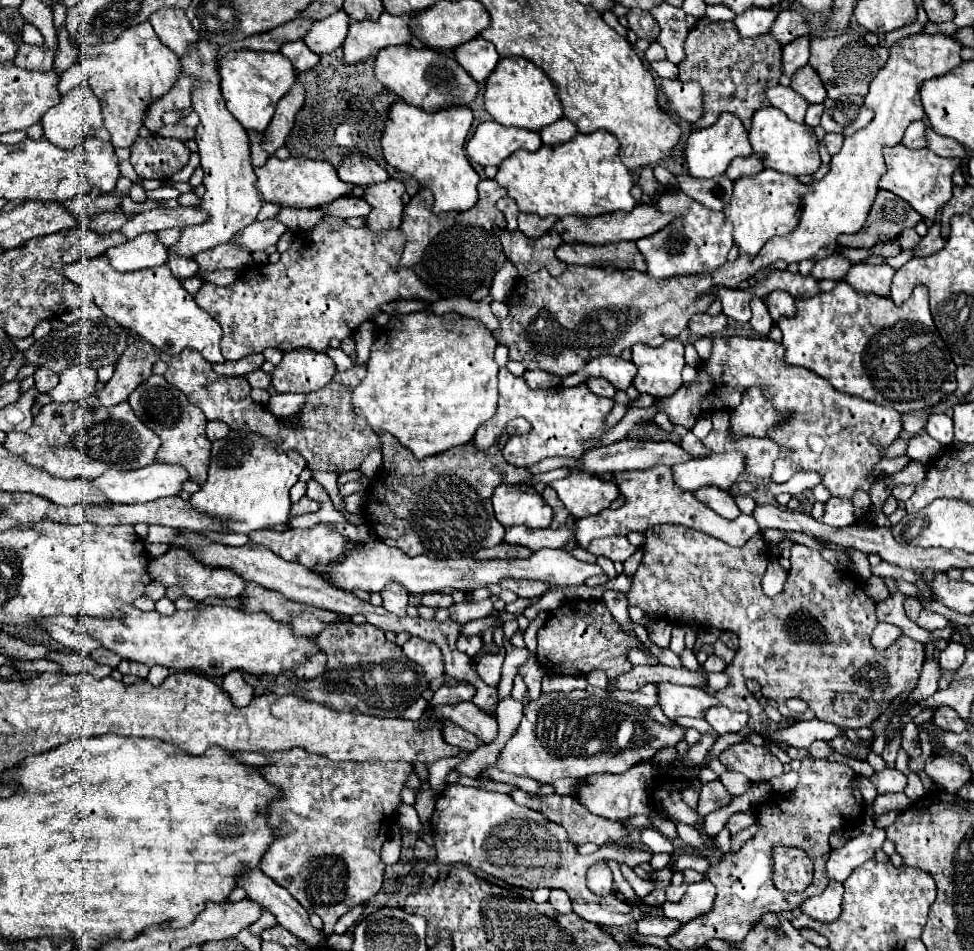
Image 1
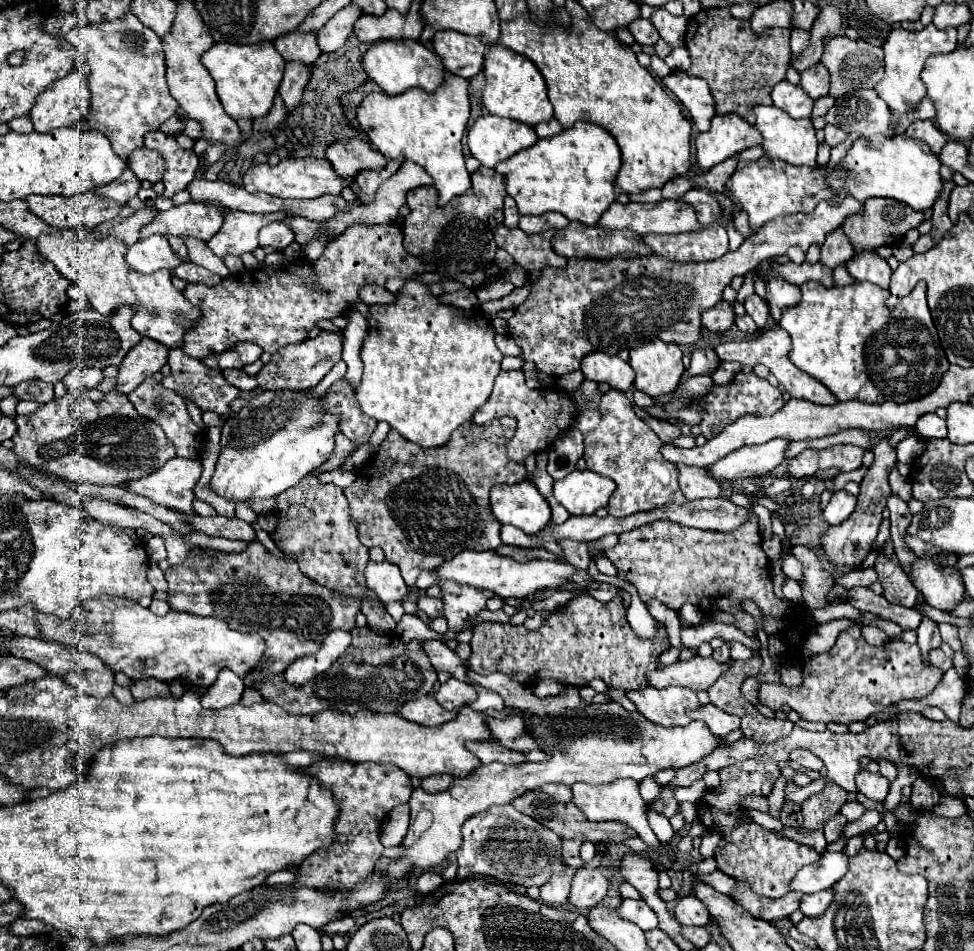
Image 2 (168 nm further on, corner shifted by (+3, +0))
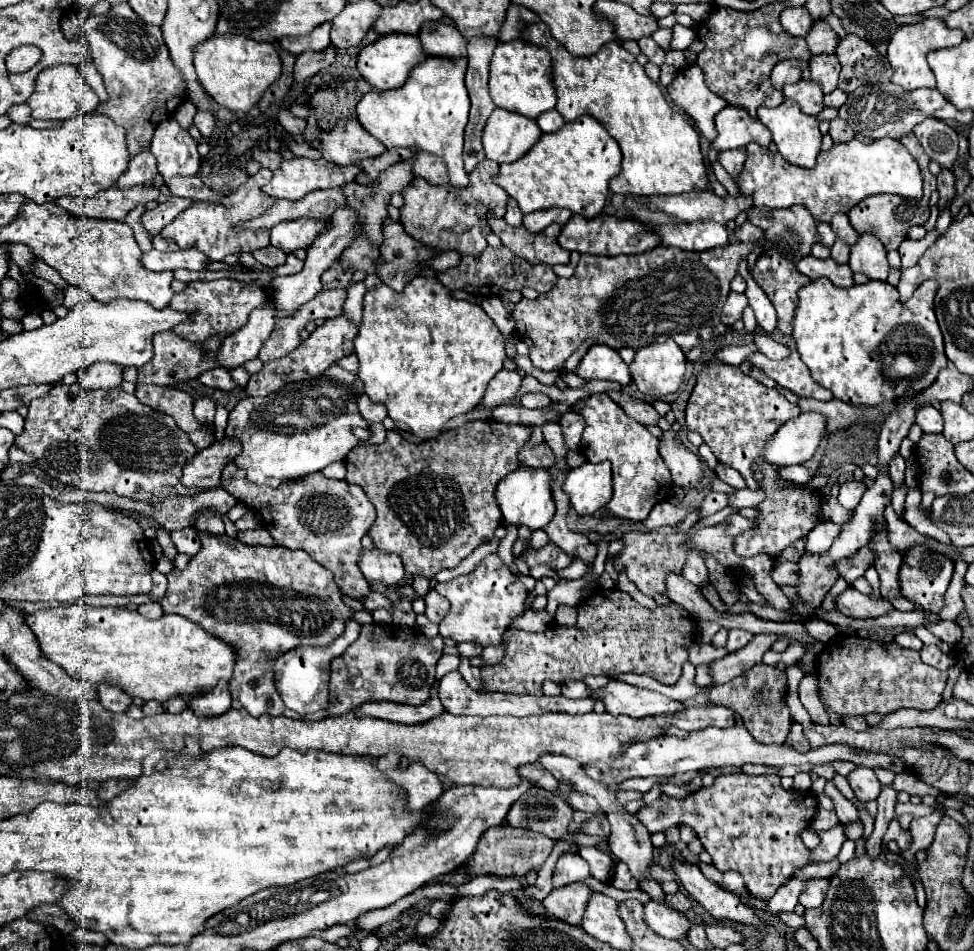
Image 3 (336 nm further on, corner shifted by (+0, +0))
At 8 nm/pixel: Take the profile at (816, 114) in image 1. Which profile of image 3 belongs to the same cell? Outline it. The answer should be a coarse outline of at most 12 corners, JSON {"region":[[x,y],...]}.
{"region":[[836,89],[824,95],[826,107],[842,107],[846,93]]}

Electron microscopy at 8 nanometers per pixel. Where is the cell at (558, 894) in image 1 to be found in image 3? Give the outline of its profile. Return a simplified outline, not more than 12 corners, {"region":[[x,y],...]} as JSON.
{"region":[[578,851],[562,853],[552,883],[558,889],[590,875]]}

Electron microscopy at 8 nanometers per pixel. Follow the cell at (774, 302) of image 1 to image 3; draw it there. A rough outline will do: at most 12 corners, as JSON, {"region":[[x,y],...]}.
{"region":[[802,205],[752,207],[746,219],[768,247],[750,275],[776,307],[778,331],[792,335],[794,267],[820,241]]}

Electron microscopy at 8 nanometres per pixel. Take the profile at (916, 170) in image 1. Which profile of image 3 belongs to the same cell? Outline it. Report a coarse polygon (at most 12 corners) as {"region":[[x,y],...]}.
{"region":[[852,139],[814,169],[750,143],[738,181],[754,207],[804,205],[818,221],[864,197],[922,197],[894,139]]}

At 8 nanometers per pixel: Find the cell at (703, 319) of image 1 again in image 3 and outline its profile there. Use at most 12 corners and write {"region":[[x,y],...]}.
{"region":[[730,291],[722,309],[724,325],[742,319],[746,295]]}

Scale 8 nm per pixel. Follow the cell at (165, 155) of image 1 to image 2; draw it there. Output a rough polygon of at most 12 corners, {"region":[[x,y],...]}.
{"region":[[149,147],[127,159],[139,181],[157,183],[165,175],[165,159]]}

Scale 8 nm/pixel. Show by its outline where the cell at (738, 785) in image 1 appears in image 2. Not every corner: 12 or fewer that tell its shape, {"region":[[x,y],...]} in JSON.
{"region":[[743,797],[741,807],[767,813],[767,797]]}

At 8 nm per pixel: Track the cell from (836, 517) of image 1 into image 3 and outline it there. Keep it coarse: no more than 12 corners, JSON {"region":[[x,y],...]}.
{"region":[[864,481],[840,485],[838,501],[854,509],[864,495]]}

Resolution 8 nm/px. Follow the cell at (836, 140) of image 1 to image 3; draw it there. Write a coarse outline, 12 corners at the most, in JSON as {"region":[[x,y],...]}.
{"region":[[844,119],[830,121],[834,143],[846,143],[854,131]]}

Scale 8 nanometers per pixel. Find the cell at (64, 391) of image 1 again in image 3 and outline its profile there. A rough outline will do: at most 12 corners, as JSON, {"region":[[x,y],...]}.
{"region":[[96,363],[78,373],[84,389],[114,389],[120,365]]}

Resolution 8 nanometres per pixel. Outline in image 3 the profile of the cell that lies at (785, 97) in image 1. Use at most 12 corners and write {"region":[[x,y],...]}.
{"region":[[800,79],[784,85],[784,97],[794,99],[806,115],[824,109],[822,87]]}

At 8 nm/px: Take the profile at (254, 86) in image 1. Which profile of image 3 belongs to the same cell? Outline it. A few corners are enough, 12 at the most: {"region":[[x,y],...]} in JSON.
{"region":[[220,35],[194,47],[202,89],[250,111],[280,77],[272,43]]}

